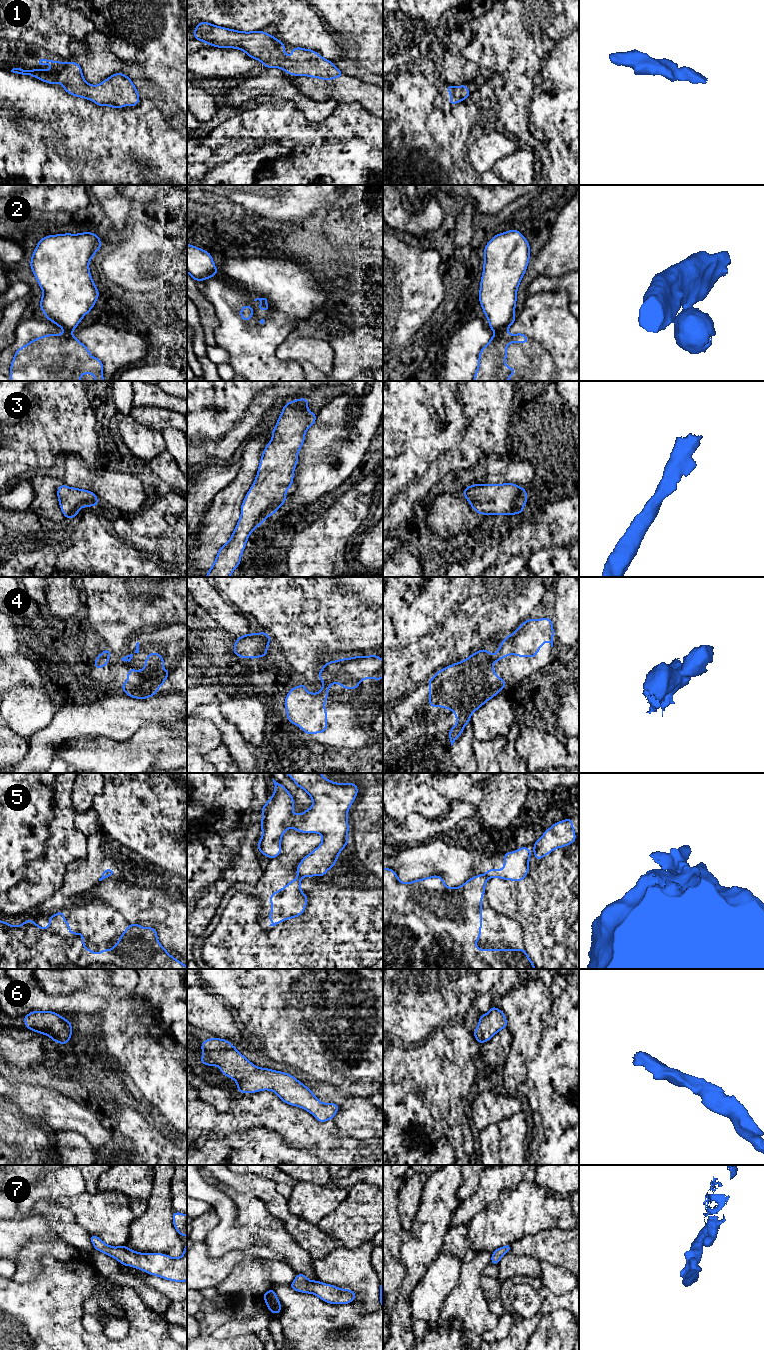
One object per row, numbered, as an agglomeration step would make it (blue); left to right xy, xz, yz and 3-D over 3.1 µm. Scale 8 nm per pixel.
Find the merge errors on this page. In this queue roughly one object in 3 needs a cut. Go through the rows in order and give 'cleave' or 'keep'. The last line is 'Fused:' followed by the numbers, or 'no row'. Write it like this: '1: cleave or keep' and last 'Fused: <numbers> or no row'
1: keep
2: cleave
3: keep
4: keep
5: cleave
6: keep
7: keep
Fused: 2, 5

